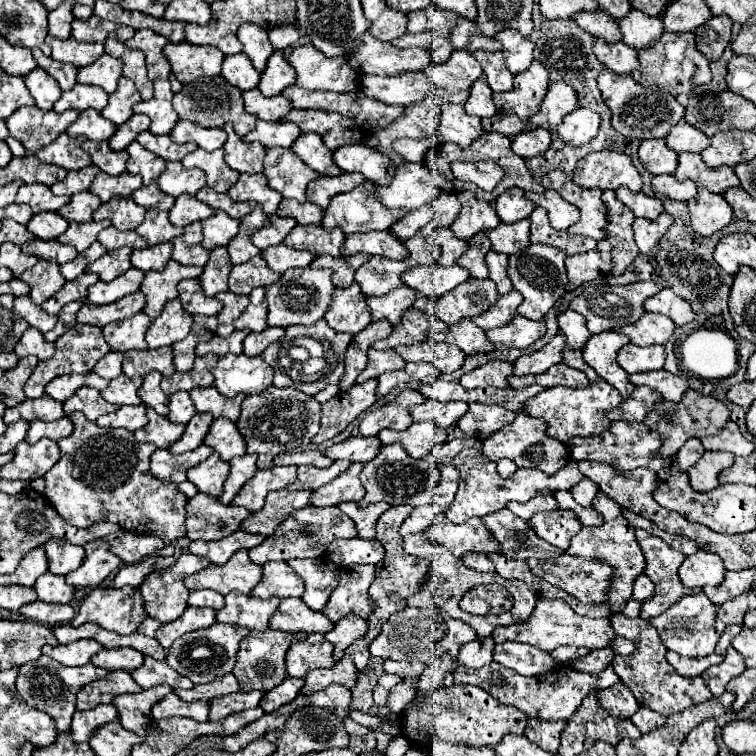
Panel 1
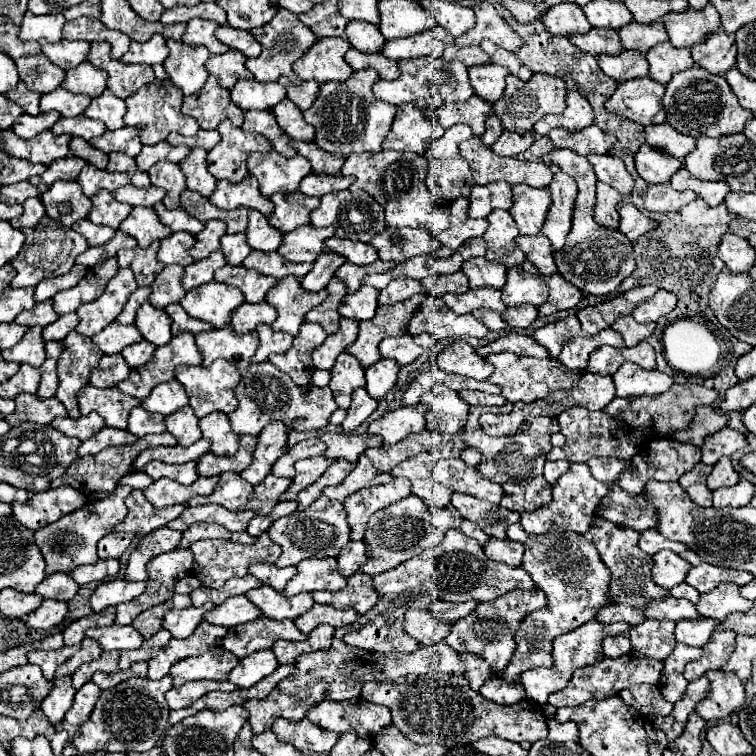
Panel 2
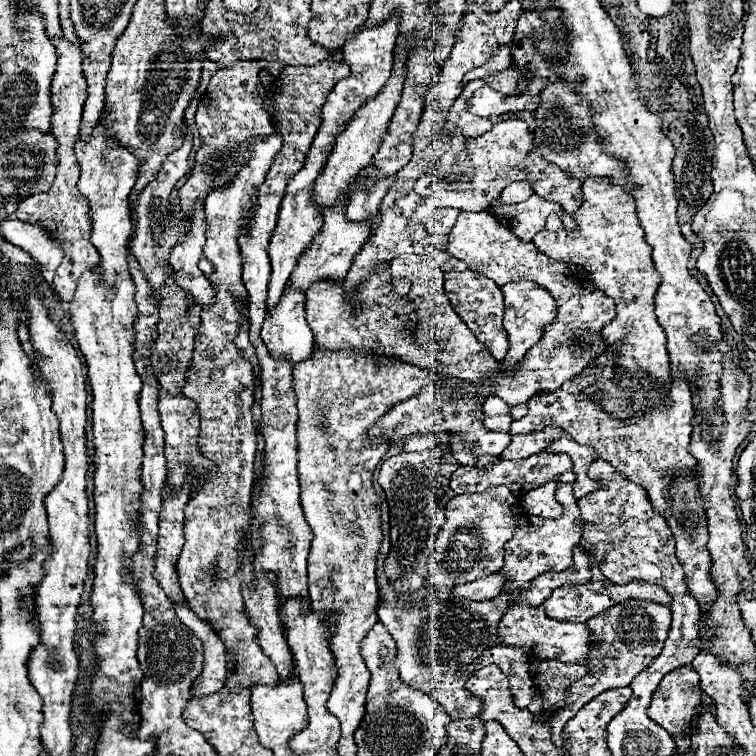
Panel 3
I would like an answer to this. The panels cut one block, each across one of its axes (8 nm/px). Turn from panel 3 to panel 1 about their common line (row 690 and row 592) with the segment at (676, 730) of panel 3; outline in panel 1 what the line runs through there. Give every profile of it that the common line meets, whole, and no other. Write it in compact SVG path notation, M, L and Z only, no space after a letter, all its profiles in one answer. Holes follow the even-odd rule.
M636 530L636 540L646 556L644 574L656 584L654 596L642 602L640 618L650 620L654 616L660 616L660 612L668 610L684 594L700 592L684 588L684 584L678 578L678 568L686 558L682 552L670 548L664 540L658 540L644 530Z

